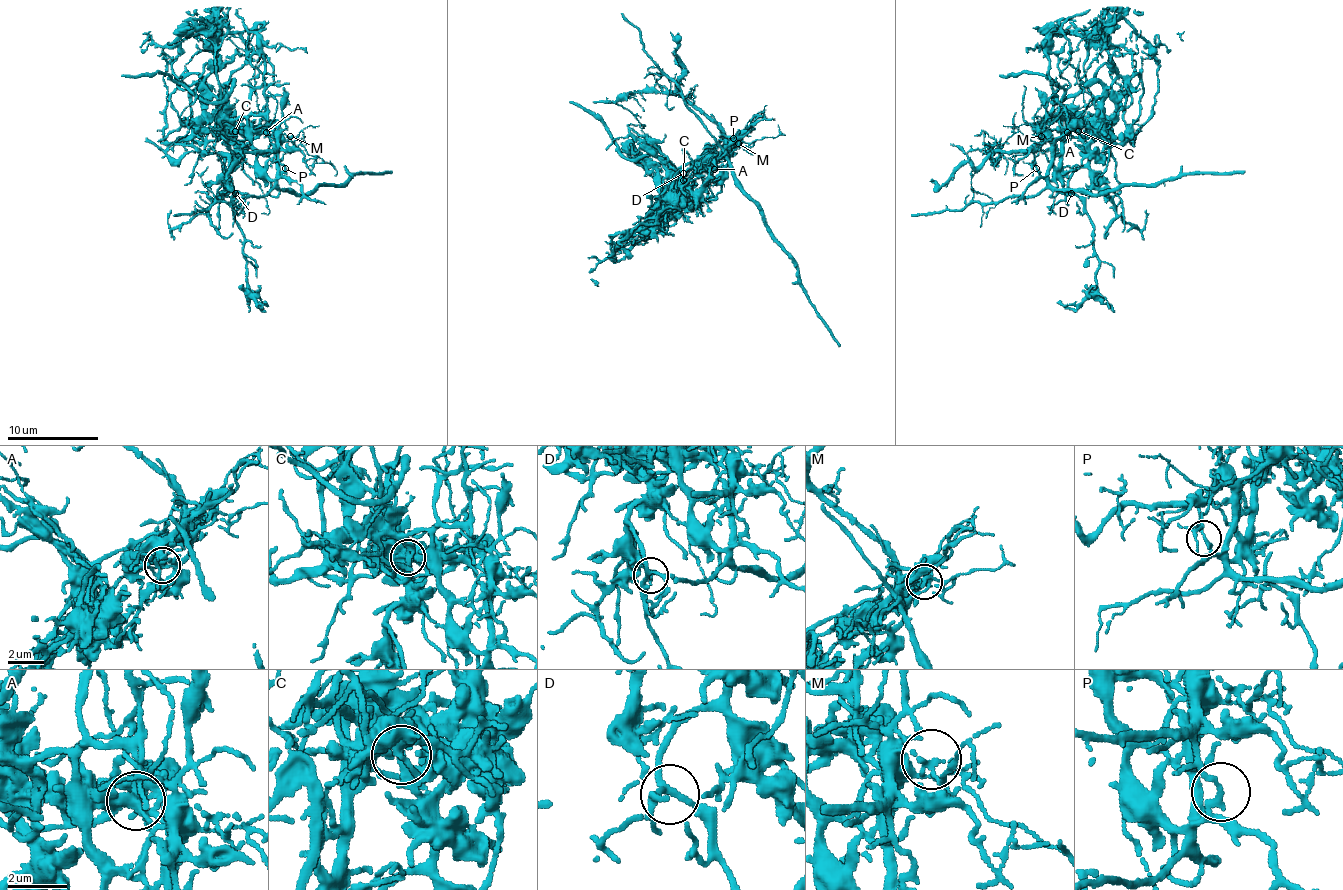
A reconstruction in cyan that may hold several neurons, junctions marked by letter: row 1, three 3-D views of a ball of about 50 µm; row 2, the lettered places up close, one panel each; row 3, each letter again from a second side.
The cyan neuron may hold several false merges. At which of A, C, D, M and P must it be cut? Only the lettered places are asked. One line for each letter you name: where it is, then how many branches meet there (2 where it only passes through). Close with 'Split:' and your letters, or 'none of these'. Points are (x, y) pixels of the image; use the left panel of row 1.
A: Place: (266, 132). Branches: 6
C: Place: (235, 131). Branches: 5
P: Place: (285, 168). Branches: 3
Split: A, C, P

